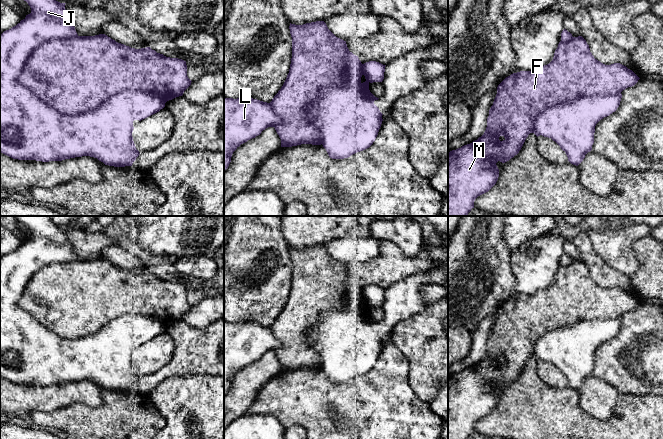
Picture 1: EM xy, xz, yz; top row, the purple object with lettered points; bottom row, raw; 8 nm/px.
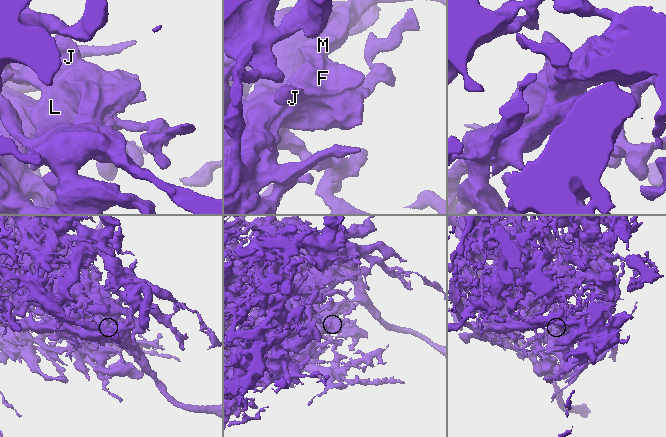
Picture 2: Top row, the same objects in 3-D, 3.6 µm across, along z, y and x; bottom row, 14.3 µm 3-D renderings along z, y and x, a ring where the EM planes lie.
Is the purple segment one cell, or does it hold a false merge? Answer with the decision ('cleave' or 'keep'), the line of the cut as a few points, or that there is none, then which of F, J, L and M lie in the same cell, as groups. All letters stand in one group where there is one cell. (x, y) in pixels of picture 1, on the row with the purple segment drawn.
cleave; cut in xy along (17, 77), (63, 114), (122, 97), (132, 122); F M / J L

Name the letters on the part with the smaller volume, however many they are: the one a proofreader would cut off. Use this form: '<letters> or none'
F, M

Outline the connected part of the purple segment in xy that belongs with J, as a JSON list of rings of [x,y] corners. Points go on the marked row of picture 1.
[[[56,0],[24,1],[30,6],[31,13],[26,15],[16,26],[0,35],[0,152],[18,160],[49,162],[90,156],[109,166],[132,166],[140,154],[132,137],[133,122],[125,118],[125,114],[136,107],[133,101],[127,103],[123,97],[116,97],[114,100],[117,104],[111,107],[107,102],[104,102],[99,107],[79,115],[63,115],[49,108],[18,82],[18,77],[23,71],[29,56],[37,46],[50,39],[78,36],[71,19],[67,15],[66,3],[60,3]]]

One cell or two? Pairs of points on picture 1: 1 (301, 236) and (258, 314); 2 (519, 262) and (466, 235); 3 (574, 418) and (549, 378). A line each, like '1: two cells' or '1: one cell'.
1: two cells
2: two cells
3: two cells

